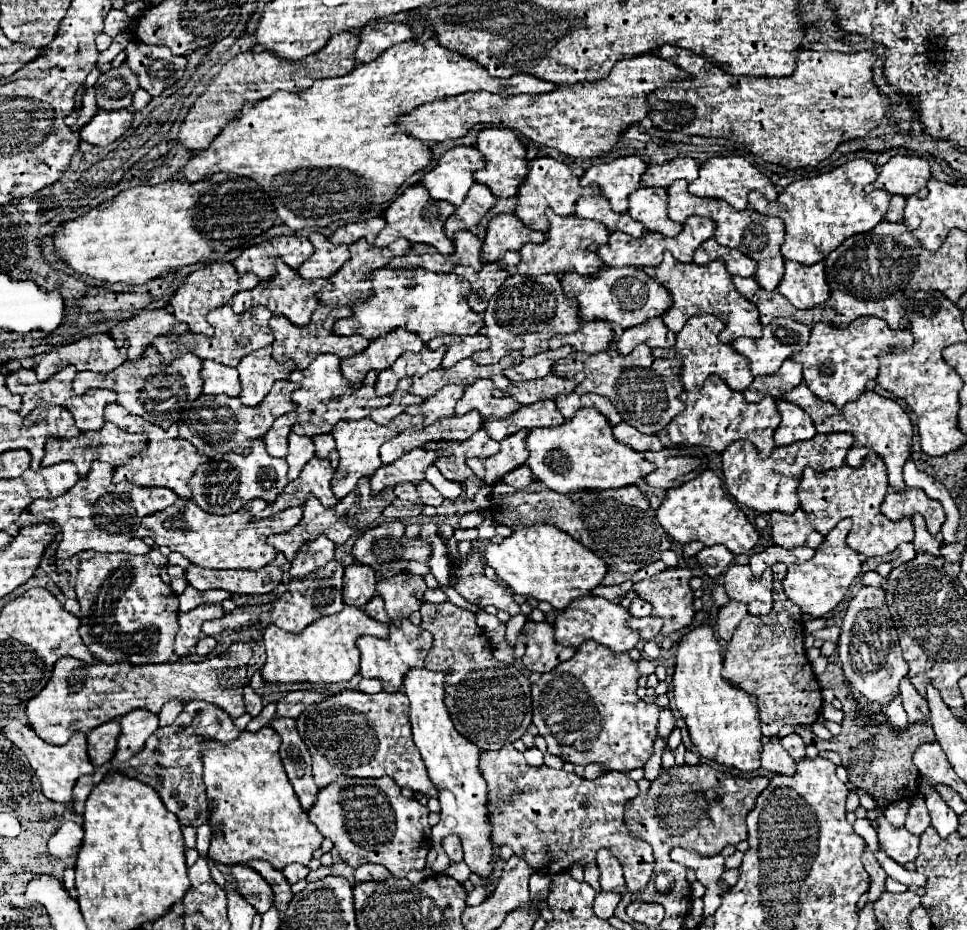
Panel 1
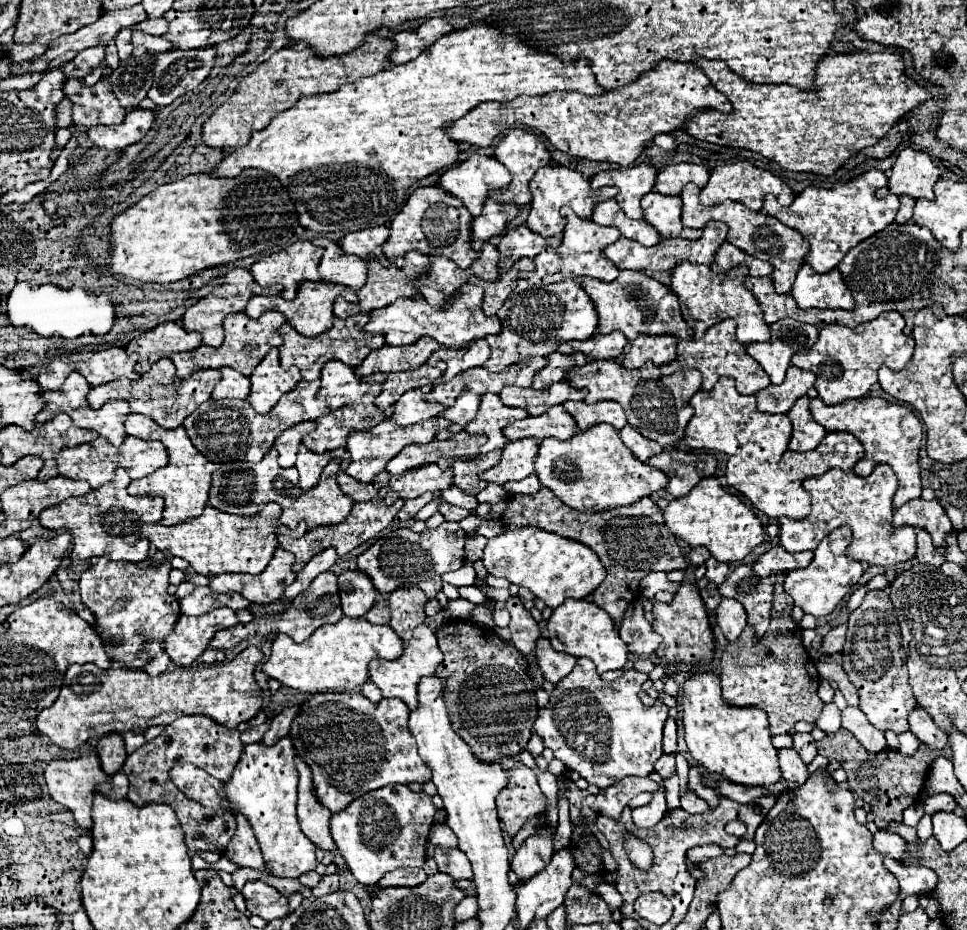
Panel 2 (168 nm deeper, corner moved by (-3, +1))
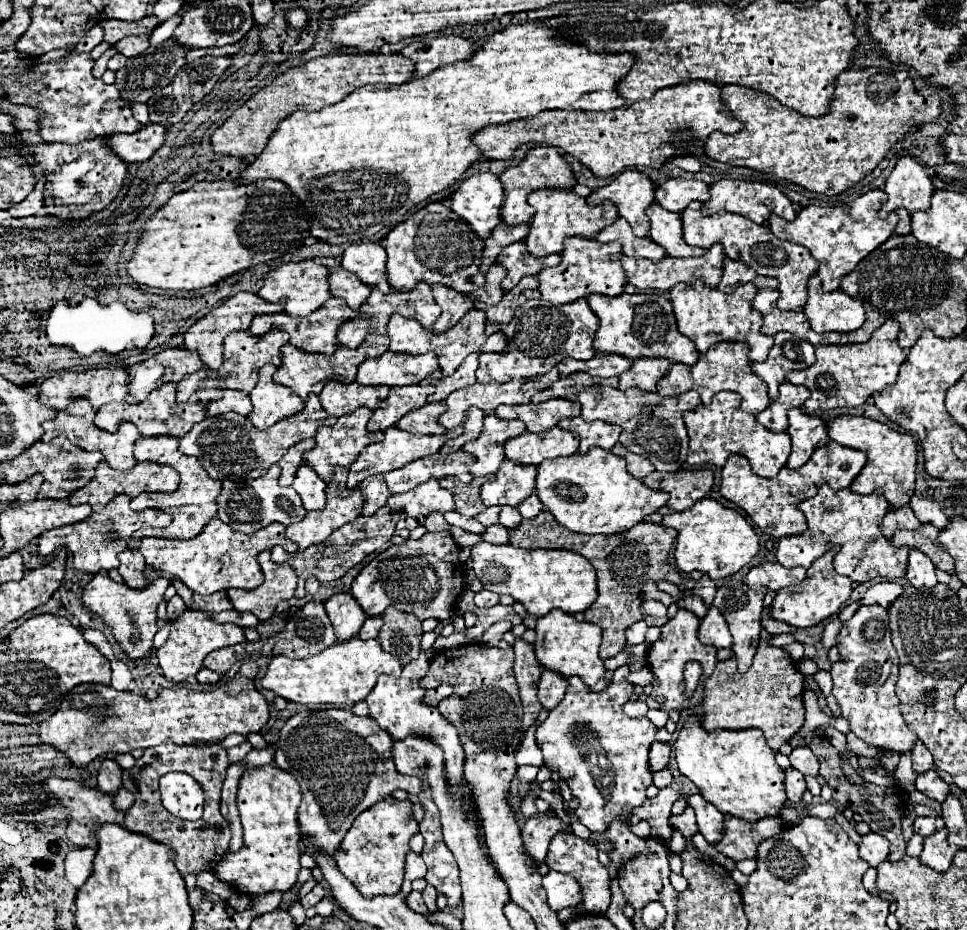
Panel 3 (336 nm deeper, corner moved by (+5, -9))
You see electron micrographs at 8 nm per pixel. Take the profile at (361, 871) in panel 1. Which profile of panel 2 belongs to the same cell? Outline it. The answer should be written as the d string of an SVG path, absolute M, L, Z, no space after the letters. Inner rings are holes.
M394 869L390 873L386 873L378 885L380 887L398 887L398 885L404 885L404 887L414 887L414 885L420 885L426 881L426 873L424 869Z

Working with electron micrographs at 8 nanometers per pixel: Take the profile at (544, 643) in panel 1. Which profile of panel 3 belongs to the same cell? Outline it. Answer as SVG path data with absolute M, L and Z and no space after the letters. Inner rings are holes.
M542 671L540 683L538 683L538 701L544 709L554 709L562 699L568 683L564 679L558 679L554 671Z

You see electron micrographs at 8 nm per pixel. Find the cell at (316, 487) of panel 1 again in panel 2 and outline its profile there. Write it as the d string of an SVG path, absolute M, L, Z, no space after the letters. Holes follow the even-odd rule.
M322 475L312 489L306 489L292 507L282 511L278 523L290 529L294 529L300 519L304 519L310 529L318 525L334 525L348 517L352 505L354 501L340 491L336 479Z

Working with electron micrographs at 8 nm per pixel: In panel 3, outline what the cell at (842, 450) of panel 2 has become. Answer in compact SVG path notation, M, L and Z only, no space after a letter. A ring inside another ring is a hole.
M830 441L828 445L818 447L808 459L808 463L802 465L797 471L784 465L774 479L764 479L764 477L754 475L746 459L732 455L728 463L722 467L720 493L724 499L744 509L746 515L754 521L754 525L758 525L764 533L776 539L786 537L786 535L800 535L806 531L806 519L804 519L804 513L798 509L798 503L802 503L808 497L814 497L823 483L830 485L832 489L850 487L850 483L862 471L864 463L866 463L864 451L850 449L836 441Z

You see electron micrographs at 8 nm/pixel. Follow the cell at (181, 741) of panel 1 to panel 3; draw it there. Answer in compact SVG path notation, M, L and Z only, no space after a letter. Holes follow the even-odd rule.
M164 743L158 747L150 747L144 751L140 759L136 759L136 765L130 771L124 771L124 789L134 793L136 803L126 813L124 827L132 833L140 833L150 837L152 841L164 843L176 851L176 867L182 875L186 873L202 873L202 871L214 871L222 855L228 851L230 845L230 827L226 819L220 815L220 791L226 777L228 759L226 749L214 743L214 747L174 747L174 743ZM168 771L182 771L194 777L196 783L200 783L204 791L204 815L198 821L182 821L178 817L170 817L170 813L164 809L160 801L158 791L158 779L166 775Z

